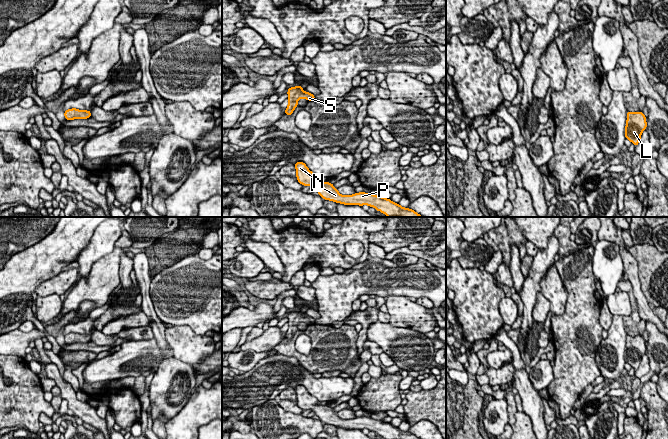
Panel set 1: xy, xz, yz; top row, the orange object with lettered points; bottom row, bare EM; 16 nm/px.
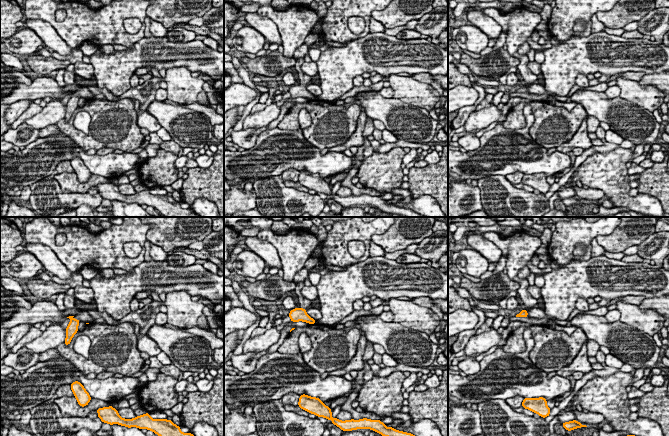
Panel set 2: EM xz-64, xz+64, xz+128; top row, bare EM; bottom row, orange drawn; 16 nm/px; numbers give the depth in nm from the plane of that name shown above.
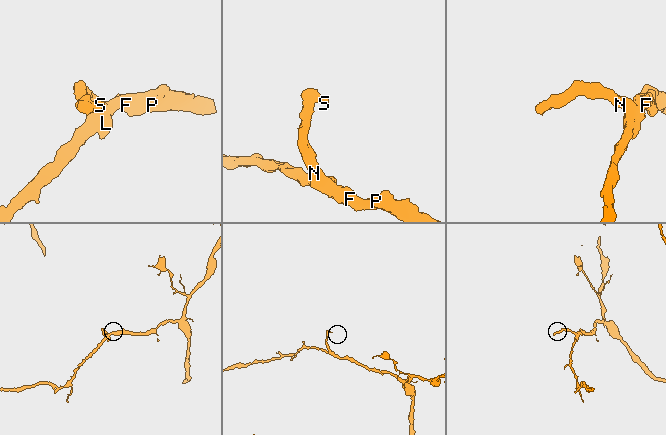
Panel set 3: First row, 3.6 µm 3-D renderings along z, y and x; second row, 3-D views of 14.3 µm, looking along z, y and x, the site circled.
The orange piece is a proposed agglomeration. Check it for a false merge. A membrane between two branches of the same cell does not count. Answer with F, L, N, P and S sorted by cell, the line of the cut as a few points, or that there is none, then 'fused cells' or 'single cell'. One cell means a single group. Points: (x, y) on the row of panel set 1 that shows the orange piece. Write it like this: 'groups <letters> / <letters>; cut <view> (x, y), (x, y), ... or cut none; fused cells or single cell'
groups F L N P S; cut none; single cell

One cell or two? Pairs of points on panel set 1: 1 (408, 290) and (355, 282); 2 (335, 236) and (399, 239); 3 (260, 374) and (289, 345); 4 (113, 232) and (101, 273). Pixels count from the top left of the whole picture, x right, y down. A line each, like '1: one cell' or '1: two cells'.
1: one cell
2: two cells
3: two cells
4: two cells

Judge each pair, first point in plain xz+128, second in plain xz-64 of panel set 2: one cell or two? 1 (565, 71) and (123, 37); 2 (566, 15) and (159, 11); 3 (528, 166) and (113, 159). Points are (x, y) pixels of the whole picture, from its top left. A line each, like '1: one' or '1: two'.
1: two
2: two
3: one

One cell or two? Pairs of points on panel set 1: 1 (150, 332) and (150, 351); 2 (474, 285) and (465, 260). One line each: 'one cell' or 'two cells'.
1: two cells
2: two cells

